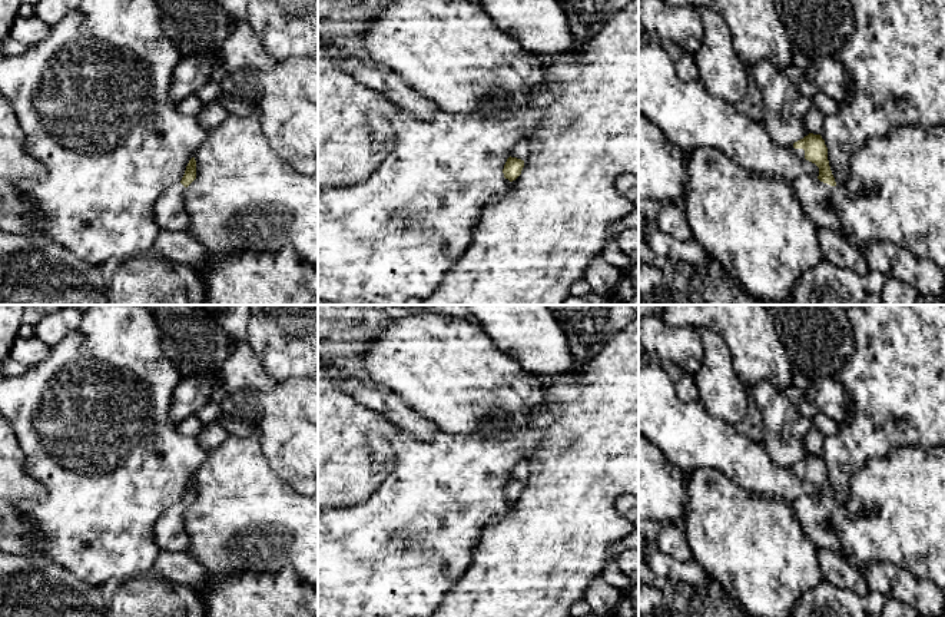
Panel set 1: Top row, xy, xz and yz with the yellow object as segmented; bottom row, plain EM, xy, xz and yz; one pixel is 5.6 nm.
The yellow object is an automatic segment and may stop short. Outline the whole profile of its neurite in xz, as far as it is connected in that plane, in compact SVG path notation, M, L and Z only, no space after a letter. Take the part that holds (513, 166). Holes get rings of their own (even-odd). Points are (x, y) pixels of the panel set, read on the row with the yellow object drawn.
M520 140L513 145L508 153L510 153L510 157L504 165L503 173L505 179L513 182L521 175L521 170L524 167L524 160L527 159L527 155L528 155L528 143L524 140Z

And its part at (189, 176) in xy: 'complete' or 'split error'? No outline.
split error

